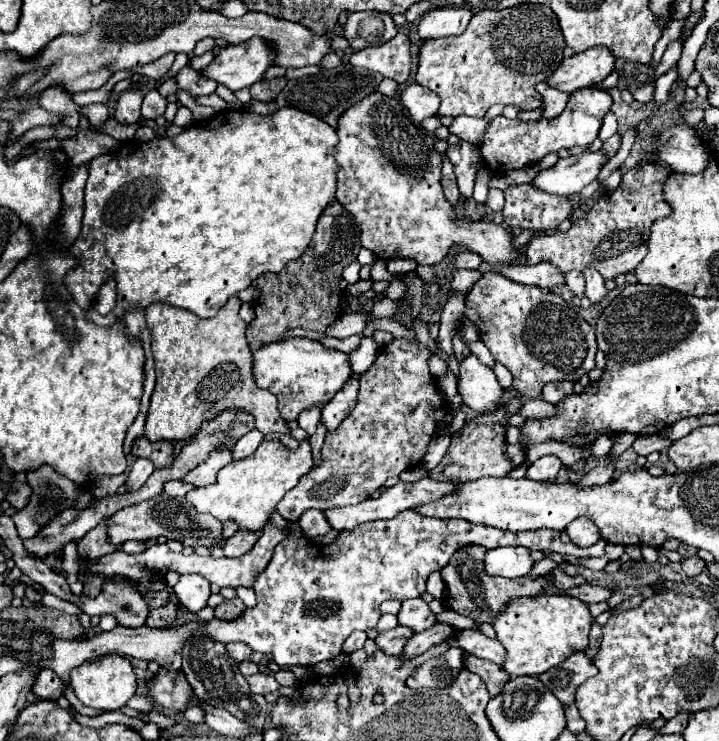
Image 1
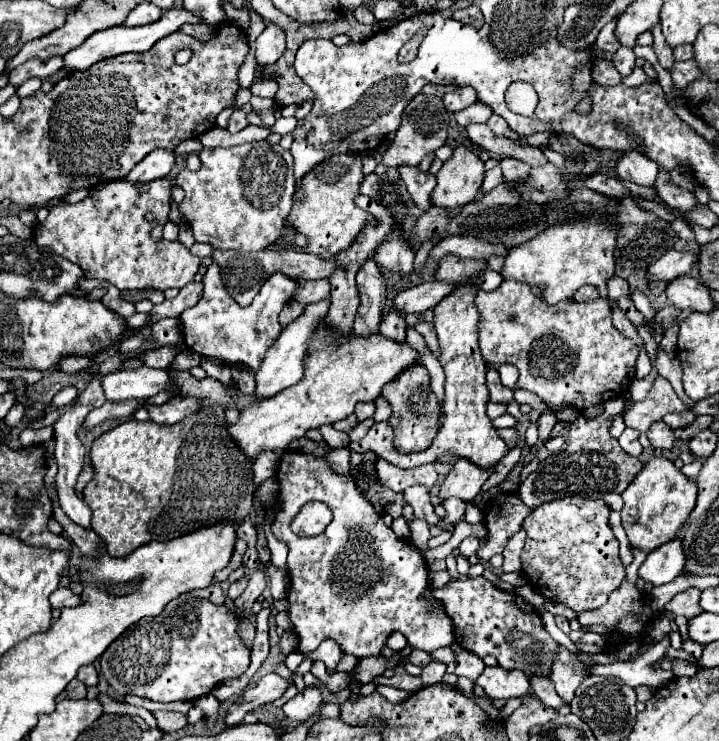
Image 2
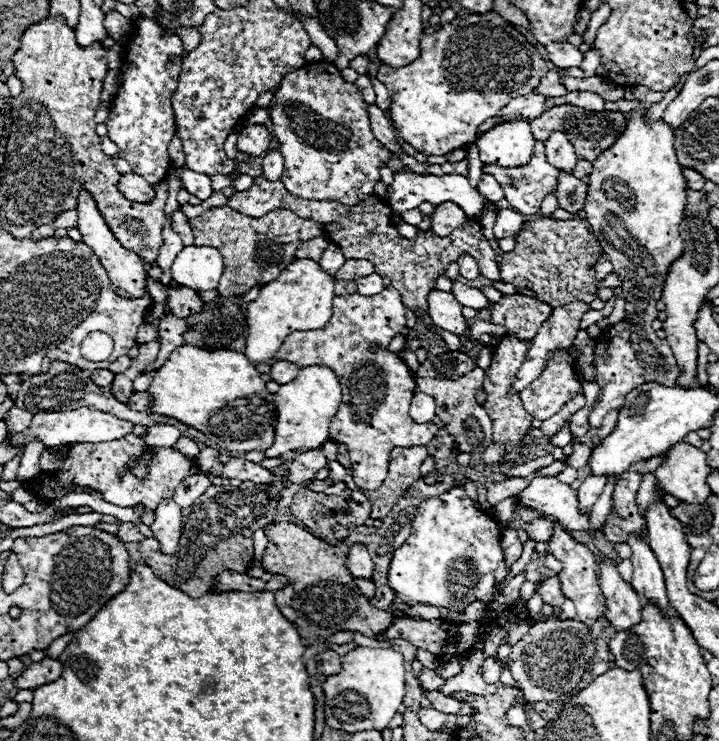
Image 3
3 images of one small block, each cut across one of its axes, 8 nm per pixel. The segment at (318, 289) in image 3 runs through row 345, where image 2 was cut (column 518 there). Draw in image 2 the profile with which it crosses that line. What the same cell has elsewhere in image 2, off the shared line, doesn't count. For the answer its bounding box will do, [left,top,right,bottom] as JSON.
[500,220,616,306]

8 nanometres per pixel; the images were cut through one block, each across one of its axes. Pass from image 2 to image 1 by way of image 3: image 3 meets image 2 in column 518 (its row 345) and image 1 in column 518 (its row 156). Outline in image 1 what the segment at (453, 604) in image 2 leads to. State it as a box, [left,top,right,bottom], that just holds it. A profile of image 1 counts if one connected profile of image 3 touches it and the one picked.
[492,594,592,676]

